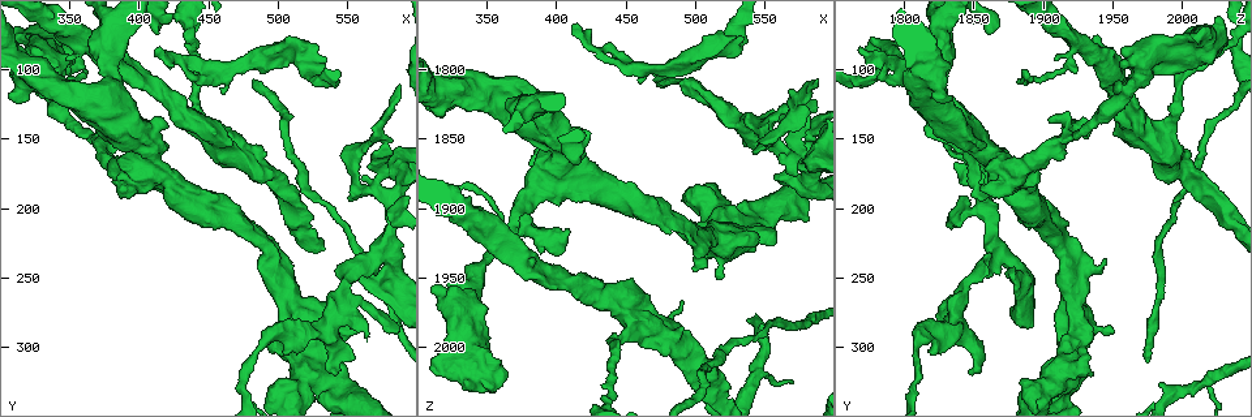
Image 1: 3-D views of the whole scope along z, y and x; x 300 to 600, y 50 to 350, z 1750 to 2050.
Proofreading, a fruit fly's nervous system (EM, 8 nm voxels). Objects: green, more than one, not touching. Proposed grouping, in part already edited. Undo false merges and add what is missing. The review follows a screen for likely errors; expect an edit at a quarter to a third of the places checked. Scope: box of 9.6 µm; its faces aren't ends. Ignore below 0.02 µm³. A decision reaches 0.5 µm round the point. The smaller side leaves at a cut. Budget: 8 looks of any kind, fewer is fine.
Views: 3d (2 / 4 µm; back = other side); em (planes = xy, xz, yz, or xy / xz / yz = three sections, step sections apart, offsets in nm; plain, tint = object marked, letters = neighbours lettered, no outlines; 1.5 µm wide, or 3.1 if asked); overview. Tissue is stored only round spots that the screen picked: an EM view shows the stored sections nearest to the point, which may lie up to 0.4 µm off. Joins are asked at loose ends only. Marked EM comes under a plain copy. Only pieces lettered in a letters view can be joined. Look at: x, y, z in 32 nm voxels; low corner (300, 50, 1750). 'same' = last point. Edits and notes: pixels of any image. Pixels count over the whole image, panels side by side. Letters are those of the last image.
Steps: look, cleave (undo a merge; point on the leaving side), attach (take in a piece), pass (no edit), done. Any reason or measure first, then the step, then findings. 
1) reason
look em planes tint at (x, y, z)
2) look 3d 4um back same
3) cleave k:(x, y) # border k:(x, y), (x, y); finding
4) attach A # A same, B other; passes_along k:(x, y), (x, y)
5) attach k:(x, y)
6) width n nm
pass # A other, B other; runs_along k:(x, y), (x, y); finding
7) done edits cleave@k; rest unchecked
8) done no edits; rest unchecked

branch stops here
look em planes letters at (562, 290, 1832)

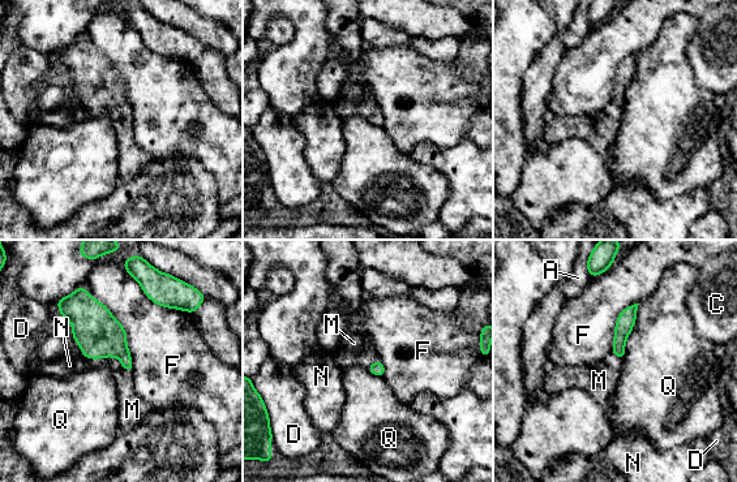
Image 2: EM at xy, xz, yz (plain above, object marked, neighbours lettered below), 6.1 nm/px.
attach M # A other, C other, D other, F other, M same, N other, Q other; passes_along 2:(103, 336), (127, 369), (132, 408); it goes on there

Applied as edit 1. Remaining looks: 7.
redraw
look overview

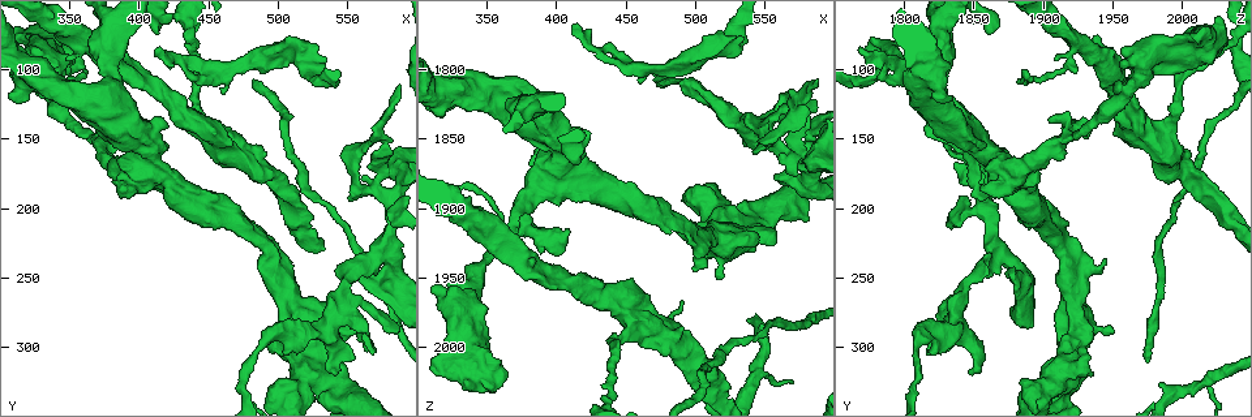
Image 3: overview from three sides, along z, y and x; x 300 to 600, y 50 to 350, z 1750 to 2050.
a fork
look 3d 4um at (544, 326, 2016)

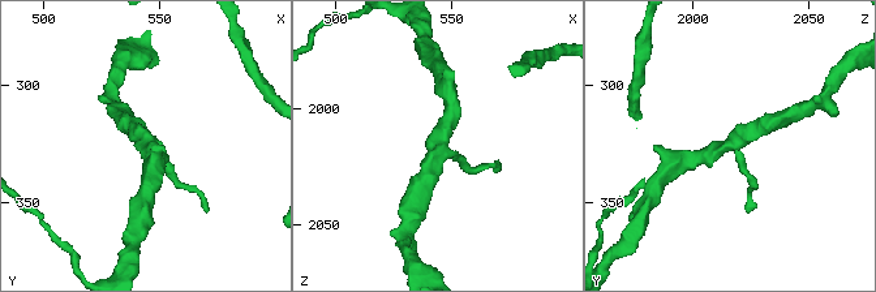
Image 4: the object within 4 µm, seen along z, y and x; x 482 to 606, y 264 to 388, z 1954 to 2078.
arms 3
look em planes tint at (546, 326, 2017)

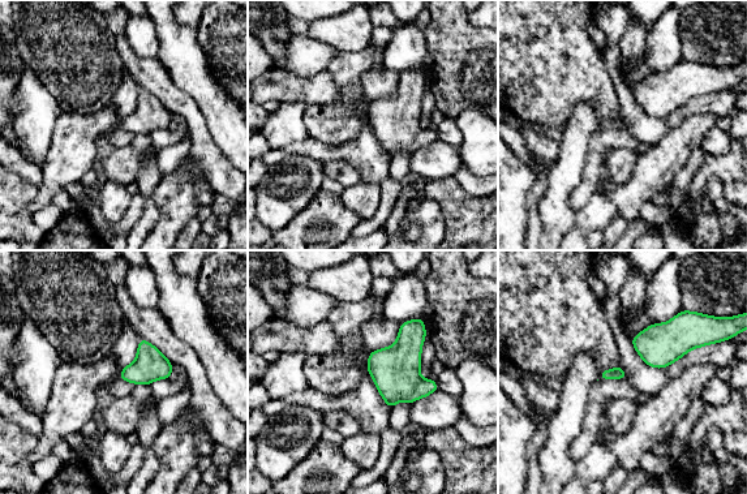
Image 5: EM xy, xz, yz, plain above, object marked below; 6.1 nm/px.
look em planes letters same

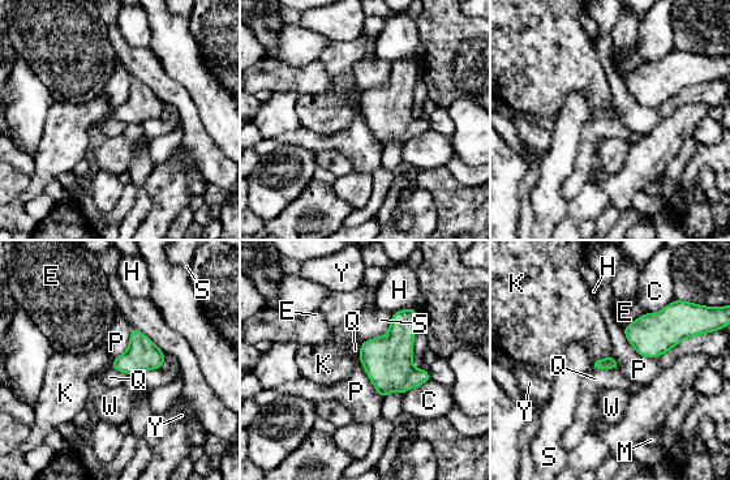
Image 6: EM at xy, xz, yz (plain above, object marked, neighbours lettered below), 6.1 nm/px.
pass # C other, E other, H other, K other, M other, P other, Q other, S other, W other, Y other; border 6:(393, 314), (382, 335), (363, 342); one neuron here

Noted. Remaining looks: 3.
three arms meet
look 3d 4um at (378, 118, 1820)

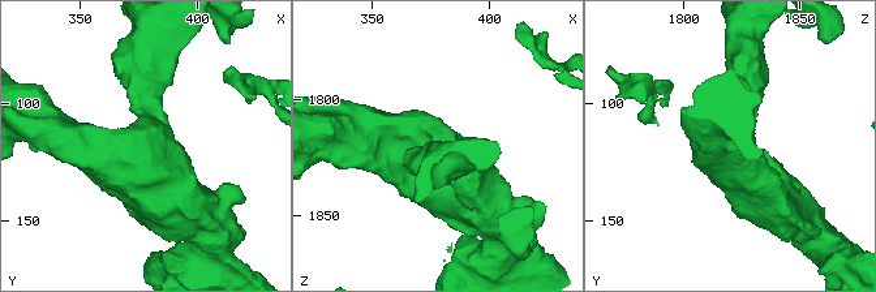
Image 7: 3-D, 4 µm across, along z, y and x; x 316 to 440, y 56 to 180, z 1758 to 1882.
arms 3; arm_widths 170, 480, 650 nm
look em planes letters at (378, 118, 1819)

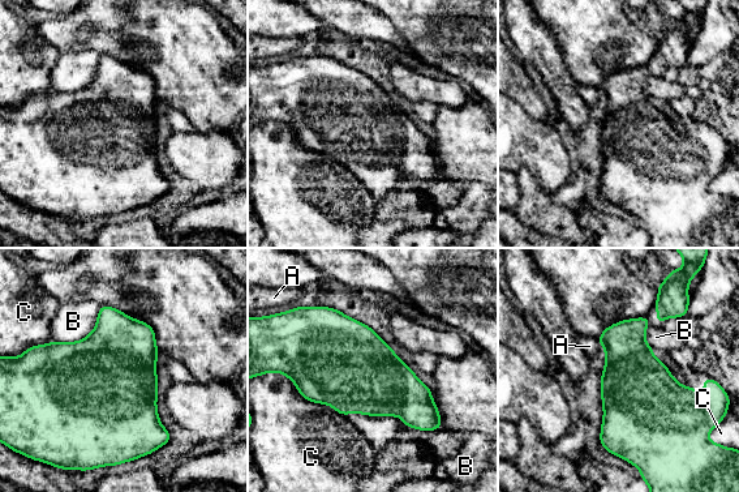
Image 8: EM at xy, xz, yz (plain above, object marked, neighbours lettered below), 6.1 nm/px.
longest_contact C 500 nm
pass # A other, B other, C other; border 8:(101, 306), (85, 337), (54, 341); all the same neuron

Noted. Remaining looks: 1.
done edits attach@2; rest unchecked

